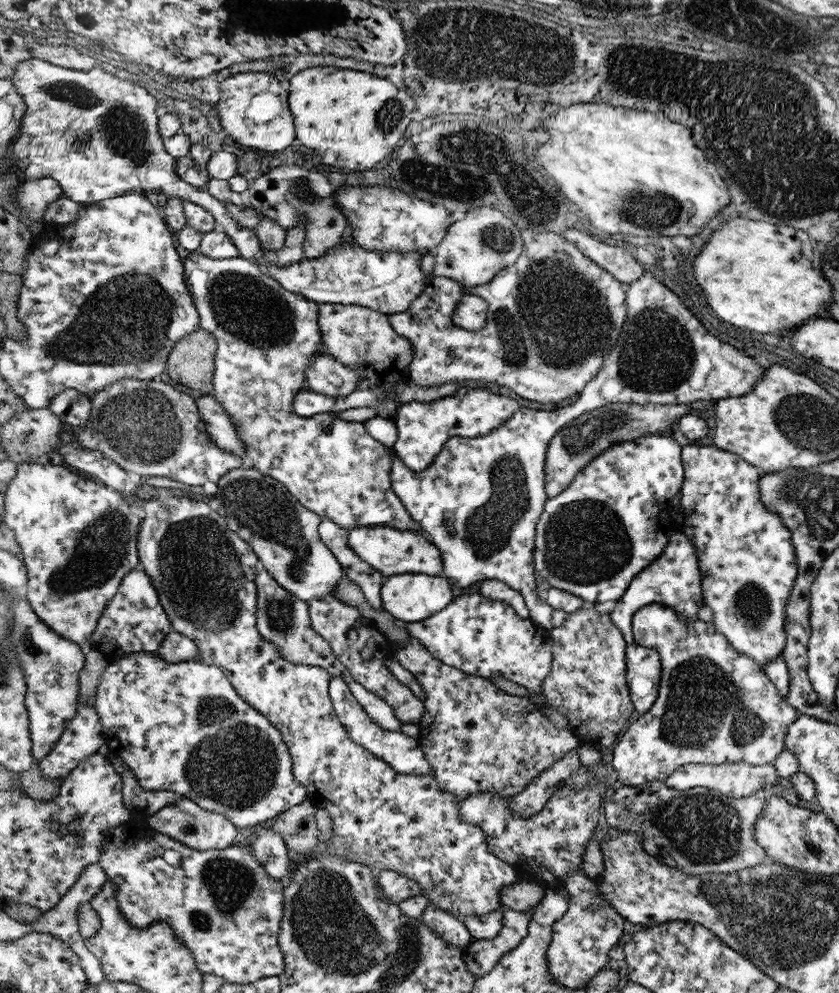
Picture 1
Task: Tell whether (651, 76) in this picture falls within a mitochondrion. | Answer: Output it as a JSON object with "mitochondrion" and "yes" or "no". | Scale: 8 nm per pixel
{"mitochondrion":"yes"}

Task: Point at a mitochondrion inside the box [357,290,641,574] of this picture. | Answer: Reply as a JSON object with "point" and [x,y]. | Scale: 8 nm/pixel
{"point":[488,529]}

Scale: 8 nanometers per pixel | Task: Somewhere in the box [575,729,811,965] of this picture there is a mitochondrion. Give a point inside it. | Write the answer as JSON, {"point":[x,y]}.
{"point":[703,829]}

